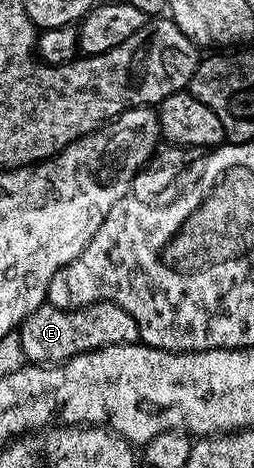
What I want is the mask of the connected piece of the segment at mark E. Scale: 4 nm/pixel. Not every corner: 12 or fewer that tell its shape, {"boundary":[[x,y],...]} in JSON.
{"boundary":[[120,304],[36,308],[16,333],[25,361],[57,366],[132,346]]}

